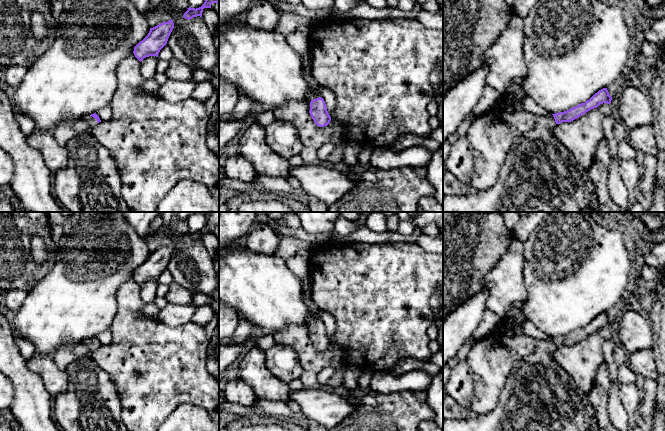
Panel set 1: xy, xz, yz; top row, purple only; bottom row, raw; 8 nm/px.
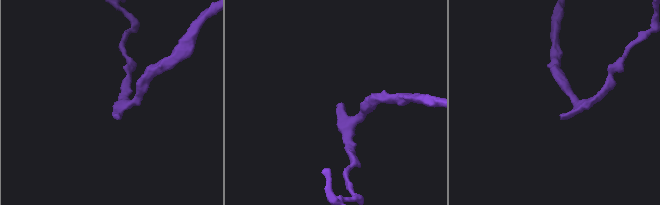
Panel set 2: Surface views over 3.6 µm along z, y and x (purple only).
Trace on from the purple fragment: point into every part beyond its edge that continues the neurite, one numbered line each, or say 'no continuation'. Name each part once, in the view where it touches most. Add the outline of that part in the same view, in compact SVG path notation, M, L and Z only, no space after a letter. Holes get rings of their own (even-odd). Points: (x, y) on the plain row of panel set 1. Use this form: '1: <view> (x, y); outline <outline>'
1: yz (539, 395); outline M552 338L537 340L535 351L514 363L493 410L465 420L443 420L443 431L599 431L588 395L552 358L554 348Z

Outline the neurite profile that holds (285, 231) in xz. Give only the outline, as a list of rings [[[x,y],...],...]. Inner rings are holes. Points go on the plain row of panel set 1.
[[[268,218],[267,224],[274,228],[281,237],[291,237],[299,240],[311,242],[311,243],[322,243],[334,238],[334,233],[322,233],[318,235],[308,234],[302,227],[293,229],[286,225],[278,225],[274,220]]]

